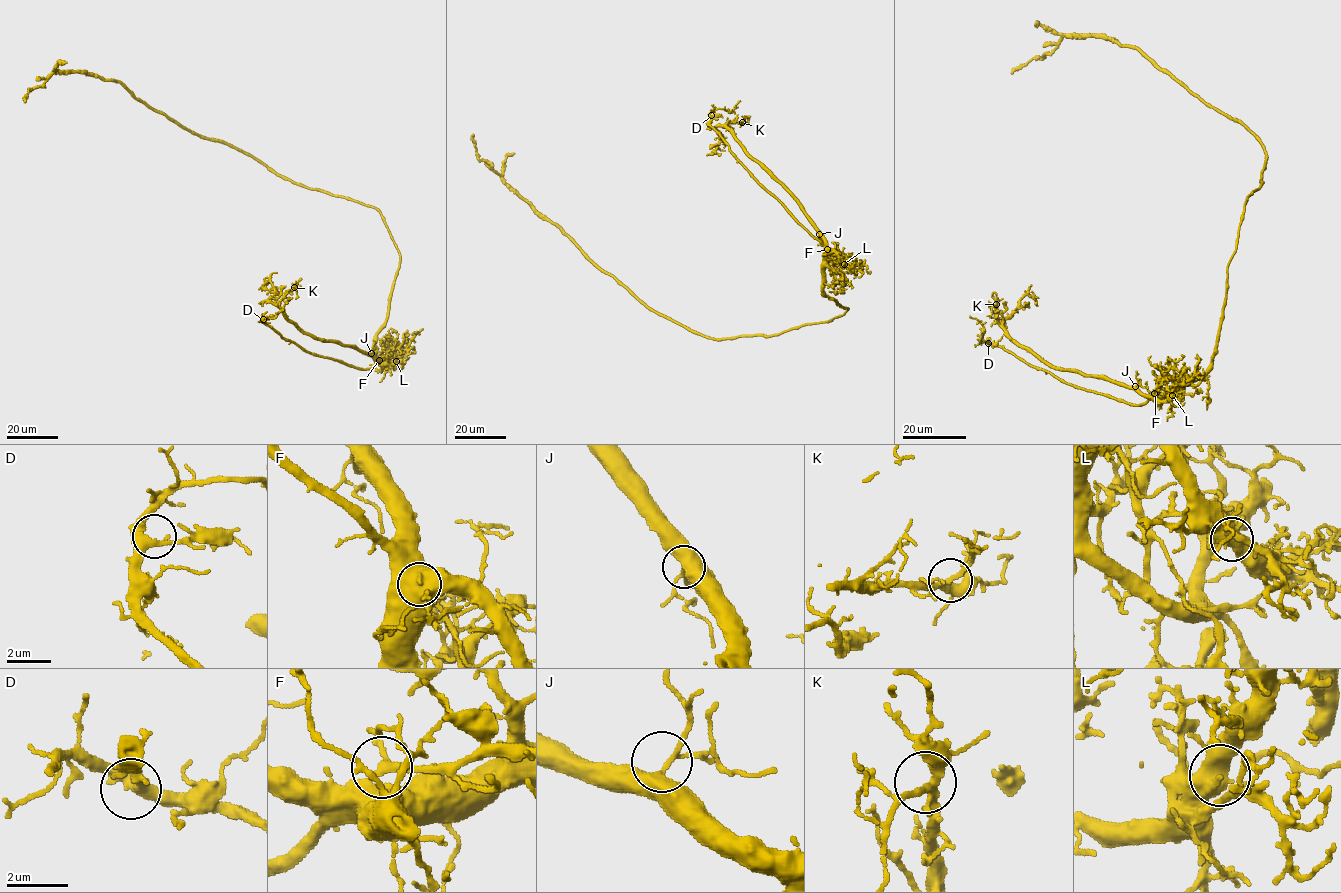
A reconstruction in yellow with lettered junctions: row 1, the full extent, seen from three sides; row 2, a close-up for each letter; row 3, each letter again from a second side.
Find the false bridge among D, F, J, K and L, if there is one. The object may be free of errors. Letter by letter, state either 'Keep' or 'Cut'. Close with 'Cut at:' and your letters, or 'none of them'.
D: Keep
F: Cut
J: Keep
K: Keep
L: Keep
Cut at: F

